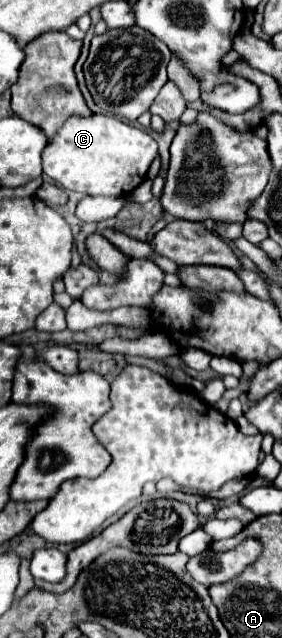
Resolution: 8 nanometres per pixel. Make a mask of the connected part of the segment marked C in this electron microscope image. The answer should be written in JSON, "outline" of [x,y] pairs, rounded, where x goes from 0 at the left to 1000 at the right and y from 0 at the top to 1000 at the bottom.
{"outline":[[[323,180],[316,187],[252,183],[202,205],[188,224],[160,230],[152,268],[223,296],[301,306],[443,309],[514,284],[557,240],[557,221],[514,202],[387,180]]]}

